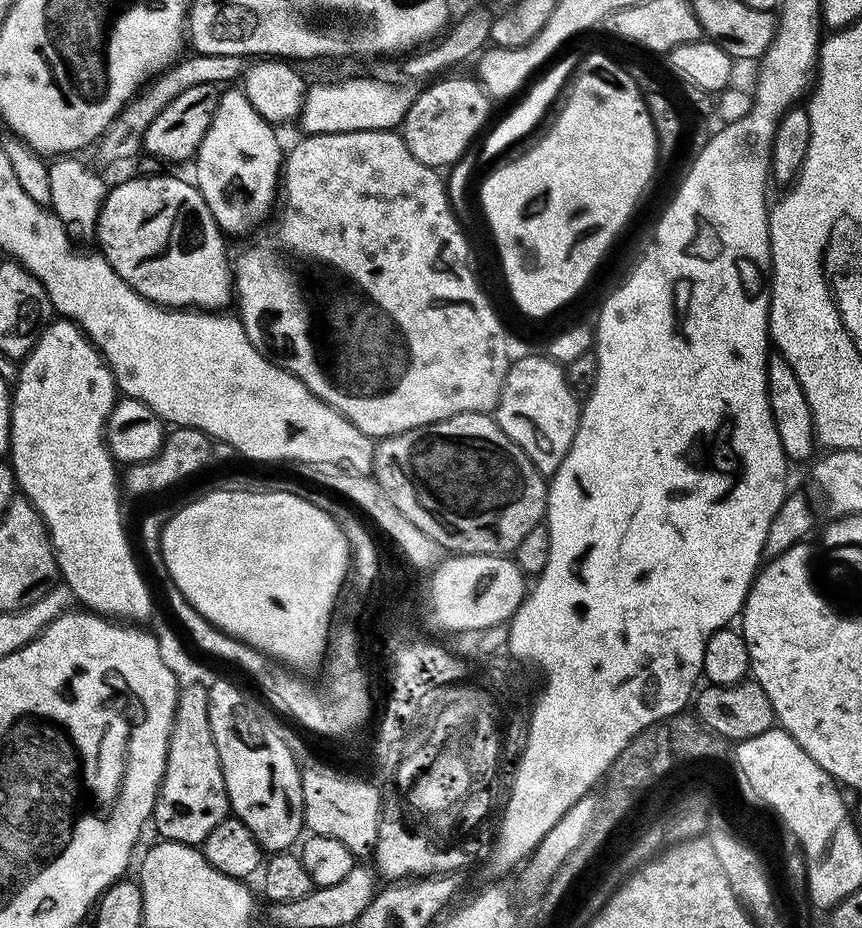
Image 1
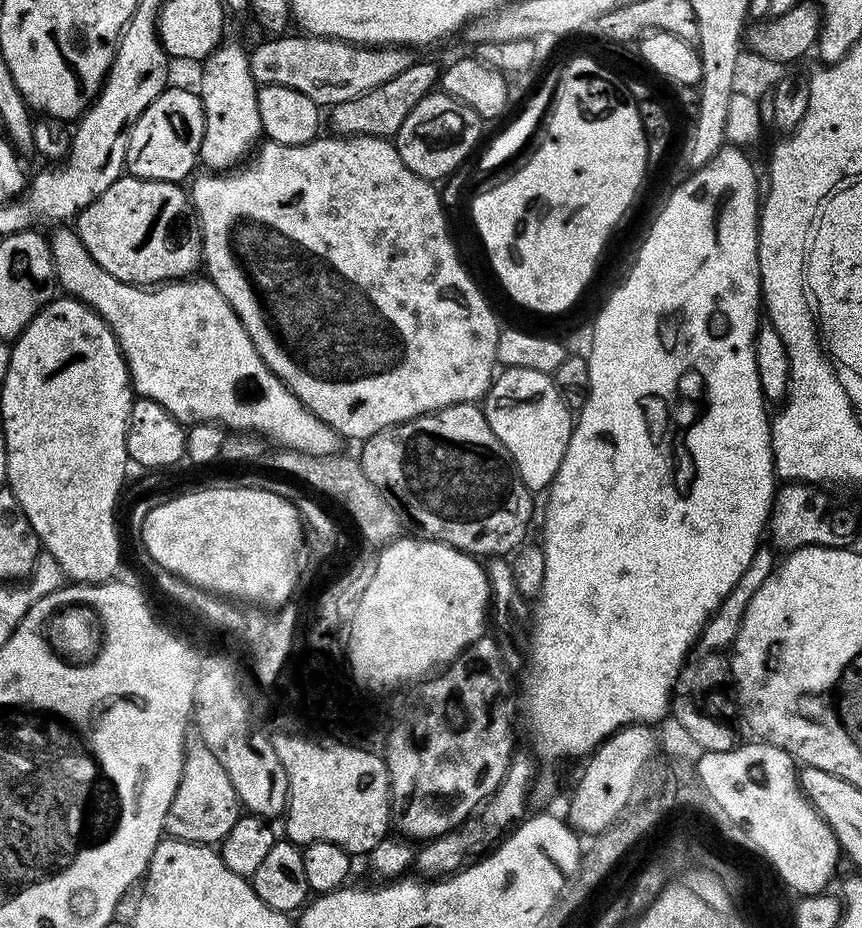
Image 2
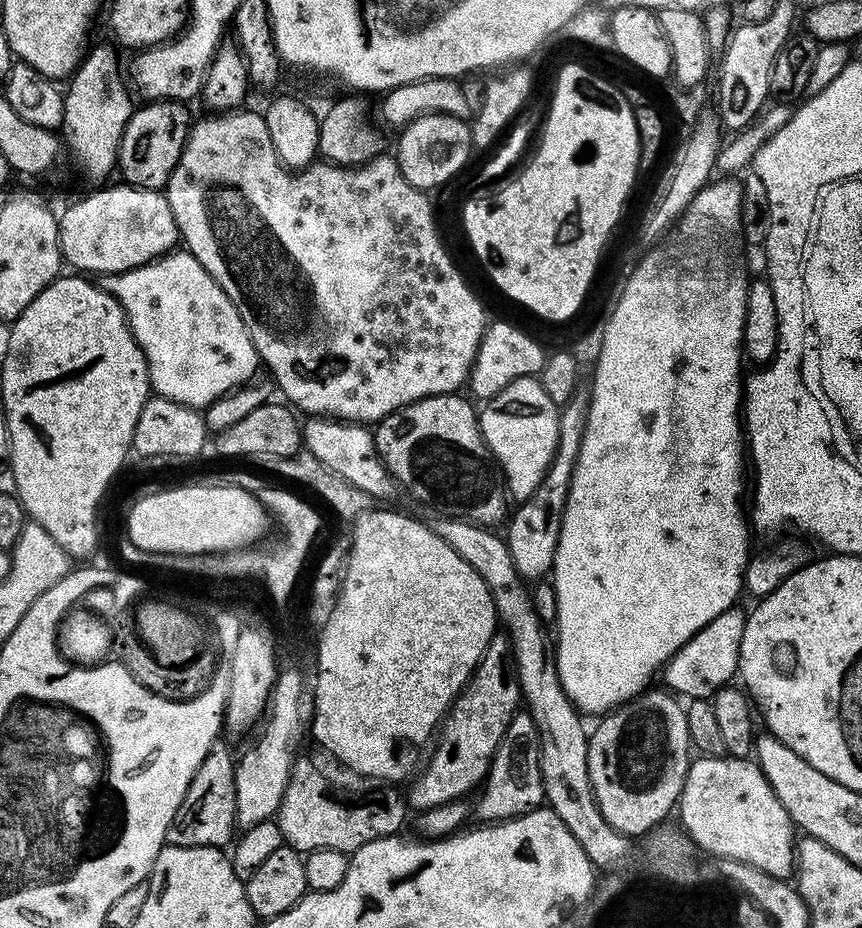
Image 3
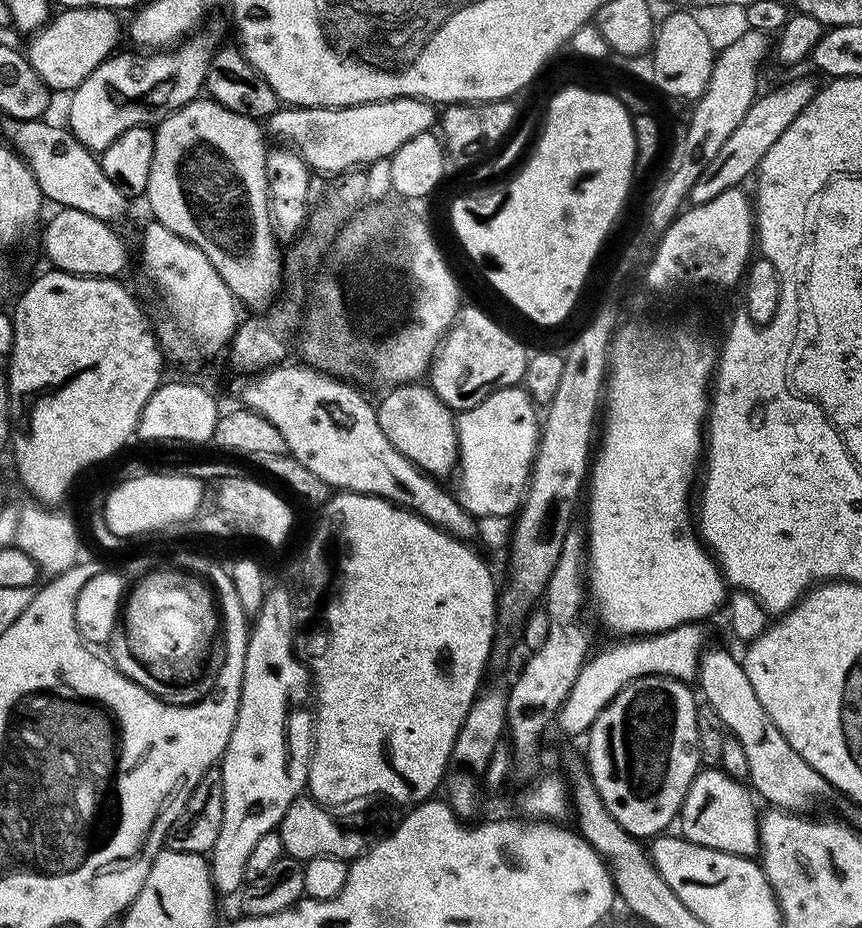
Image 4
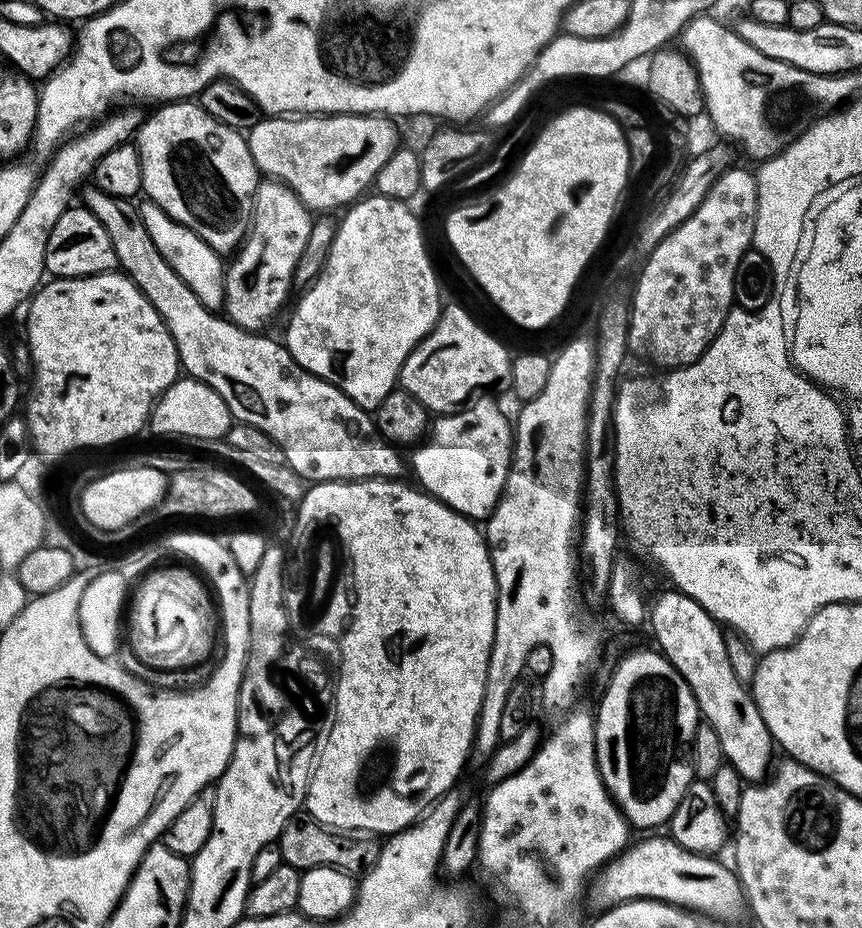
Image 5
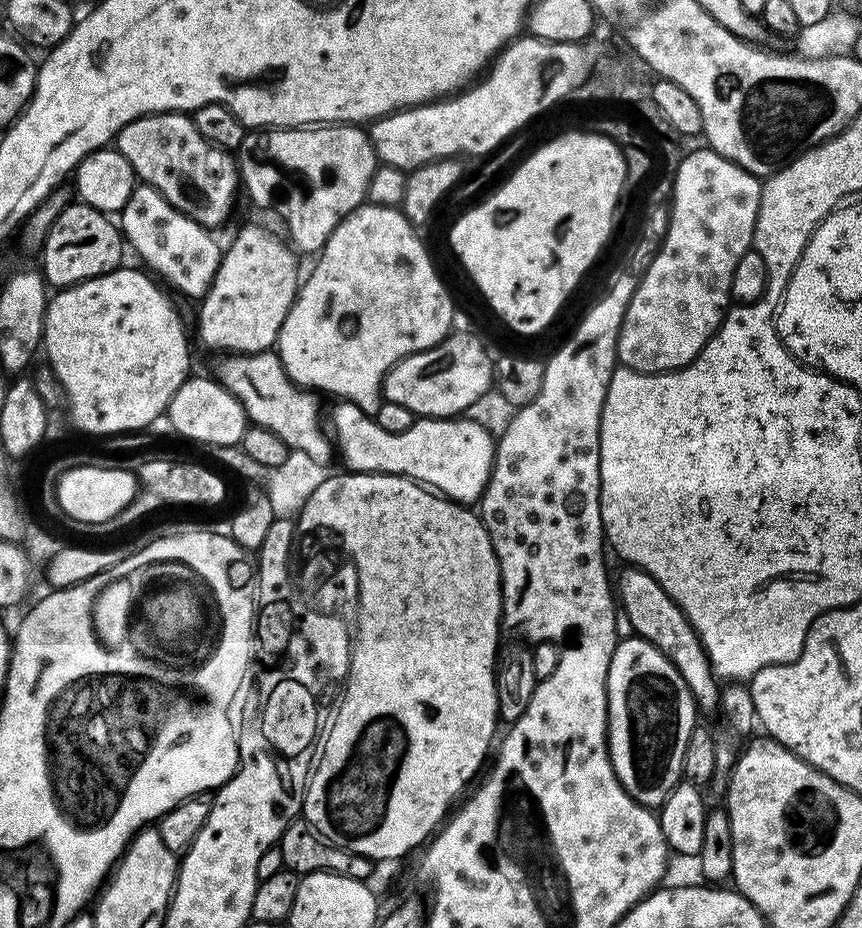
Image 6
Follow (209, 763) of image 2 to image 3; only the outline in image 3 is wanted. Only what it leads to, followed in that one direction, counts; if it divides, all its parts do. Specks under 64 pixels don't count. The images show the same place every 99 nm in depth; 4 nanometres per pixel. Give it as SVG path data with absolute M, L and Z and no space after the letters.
M223 742L212 744L206 758L202 758L202 766L198 766L186 790L186 798L182 798L182 806L178 806L174 814L172 825L168 827L168 844L223 849L233 843L234 833L238 828L234 790L235 773L234 752L232 756L231 750Z

